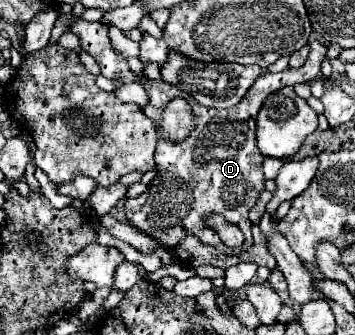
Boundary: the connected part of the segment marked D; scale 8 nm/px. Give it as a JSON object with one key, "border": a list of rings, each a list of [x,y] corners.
{"border":[[[315,40],[315,42],[309,44],[309,48],[311,48],[309,50],[309,58],[307,58],[307,62],[299,70],[287,68],[287,70],[277,72],[277,74],[261,74],[261,78],[257,78],[257,82],[251,86],[251,90],[243,98],[243,102],[239,102],[239,106],[235,106],[235,108],[229,108],[229,110],[207,108],[207,106],[201,106],[199,102],[195,102],[191,96],[187,96],[183,92],[177,92],[185,100],[189,100],[189,104],[191,104],[191,110],[193,110],[193,116],[195,116],[195,130],[183,140],[183,144],[172,144],[166,140],[159,139],[154,155],[155,166],[159,168],[159,174],[149,184],[149,192],[145,192],[145,194],[141,194],[137,198],[125,200],[127,220],[133,226],[149,232],[153,238],[157,238],[159,242],[163,242],[167,246],[177,246],[183,240],[185,234],[197,234],[199,232],[197,236],[205,244],[211,244],[211,246],[227,252],[227,246],[219,240],[219,236],[215,234],[215,230],[209,228],[203,222],[203,216],[221,214],[229,224],[235,224],[235,226],[241,228],[241,232],[245,234],[245,242],[243,242],[241,250],[247,250],[253,244],[251,222],[249,222],[249,216],[247,214],[255,206],[259,194],[265,190],[265,176],[263,176],[263,170],[261,170],[263,154],[255,146],[257,144],[255,142],[255,118],[257,118],[257,112],[259,112],[263,100],[273,90],[279,90],[283,86],[295,86],[295,84],[303,84],[303,82],[313,82],[319,76],[321,62],[325,60],[325,54],[327,54],[327,46]]]}

